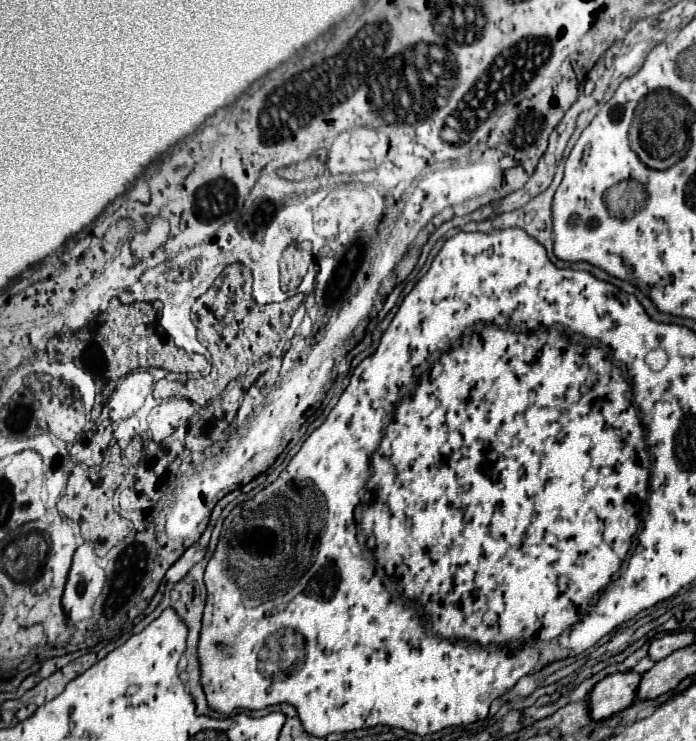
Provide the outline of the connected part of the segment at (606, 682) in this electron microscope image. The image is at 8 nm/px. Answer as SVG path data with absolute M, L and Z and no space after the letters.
M636 672L608 674L606 678L602 678L588 696L590 718L594 722L600 722L628 708L636 696L638 682L640 682L640 674Z

